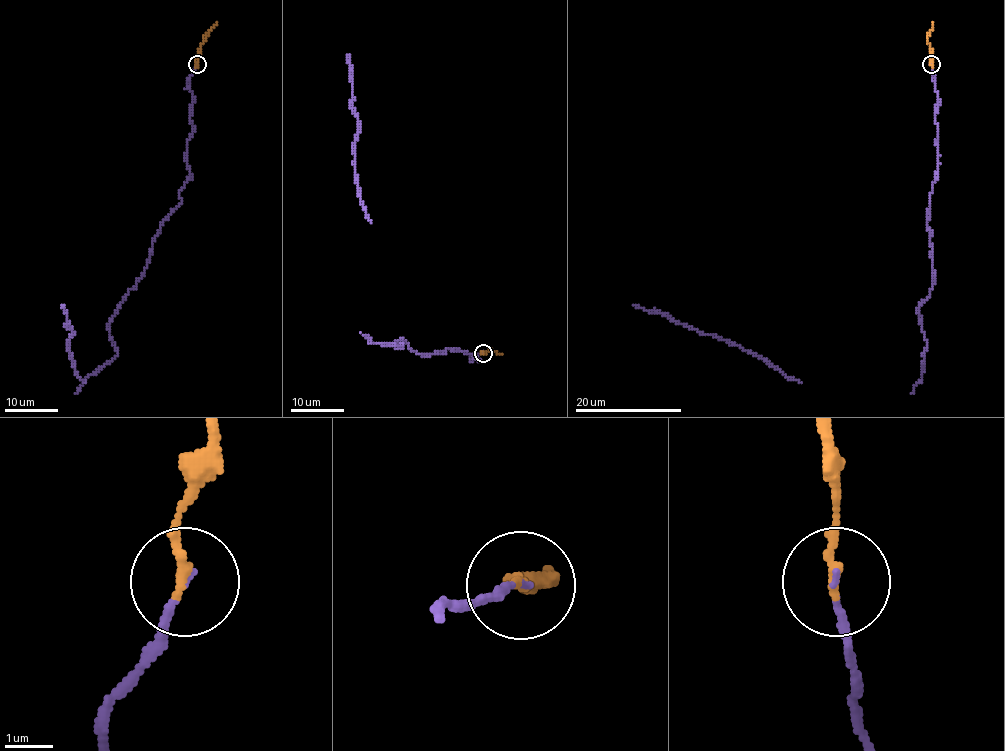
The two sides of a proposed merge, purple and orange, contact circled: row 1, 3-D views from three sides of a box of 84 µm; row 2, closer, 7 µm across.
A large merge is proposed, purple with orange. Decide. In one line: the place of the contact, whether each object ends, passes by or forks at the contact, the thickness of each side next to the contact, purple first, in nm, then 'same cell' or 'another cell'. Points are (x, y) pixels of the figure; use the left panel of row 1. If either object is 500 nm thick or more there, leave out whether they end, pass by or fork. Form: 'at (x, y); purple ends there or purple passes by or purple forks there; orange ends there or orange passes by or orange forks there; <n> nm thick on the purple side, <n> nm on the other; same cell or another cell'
at (197, 64); purple ends there; orange ends there; 110 nm thick on the purple side, 220 nm on the other; same cell

